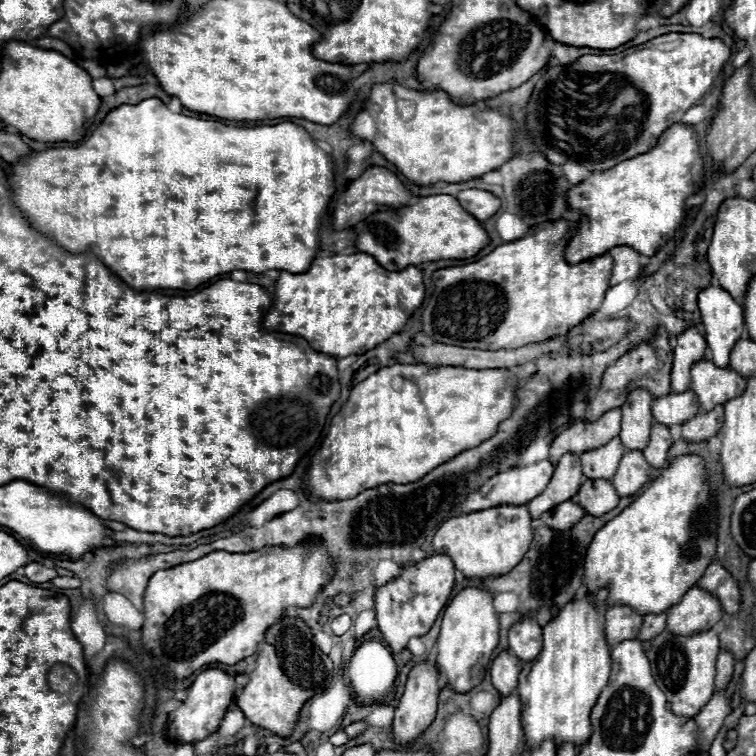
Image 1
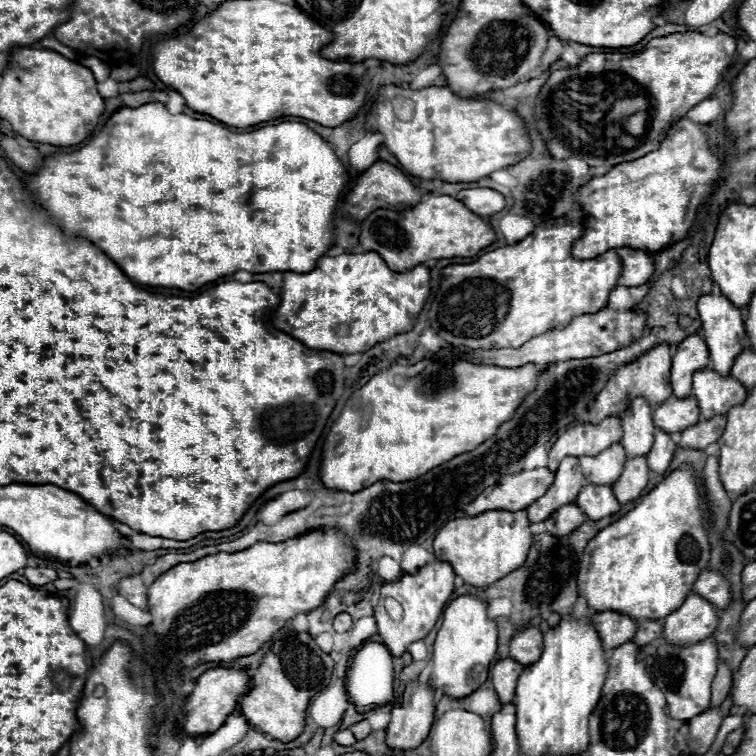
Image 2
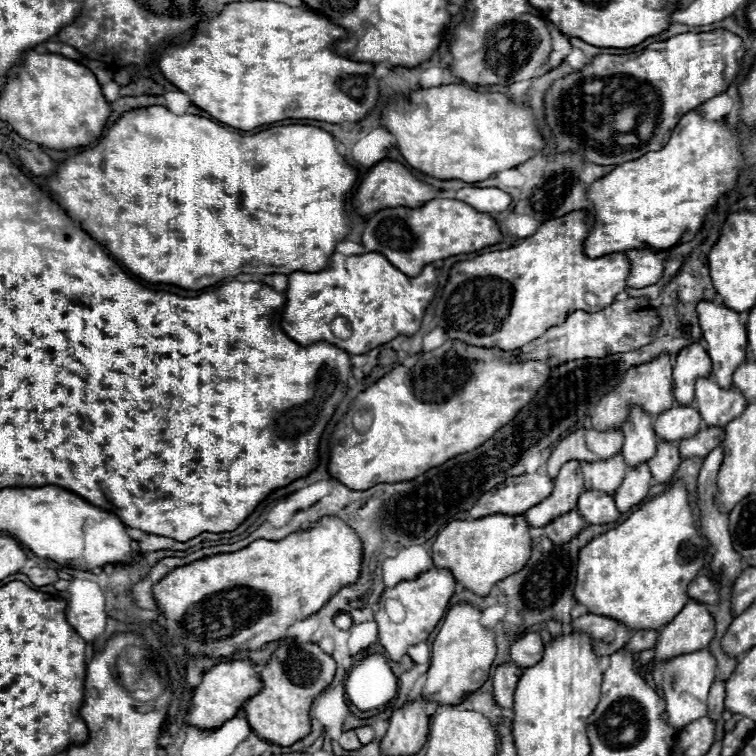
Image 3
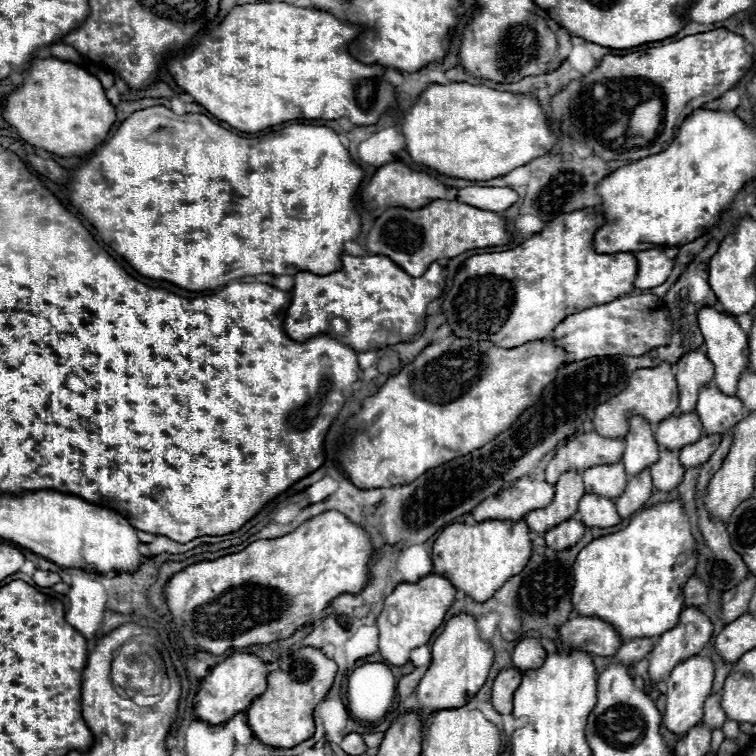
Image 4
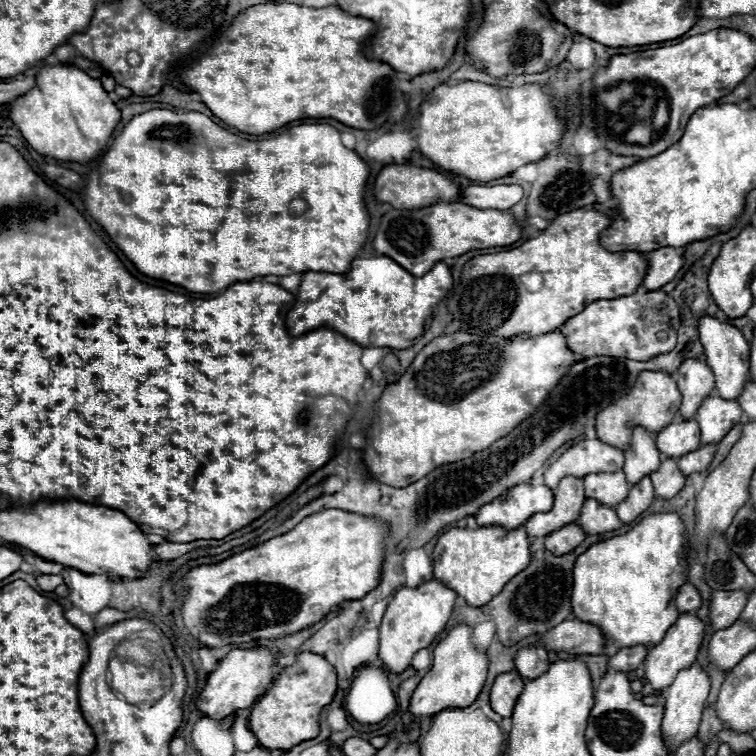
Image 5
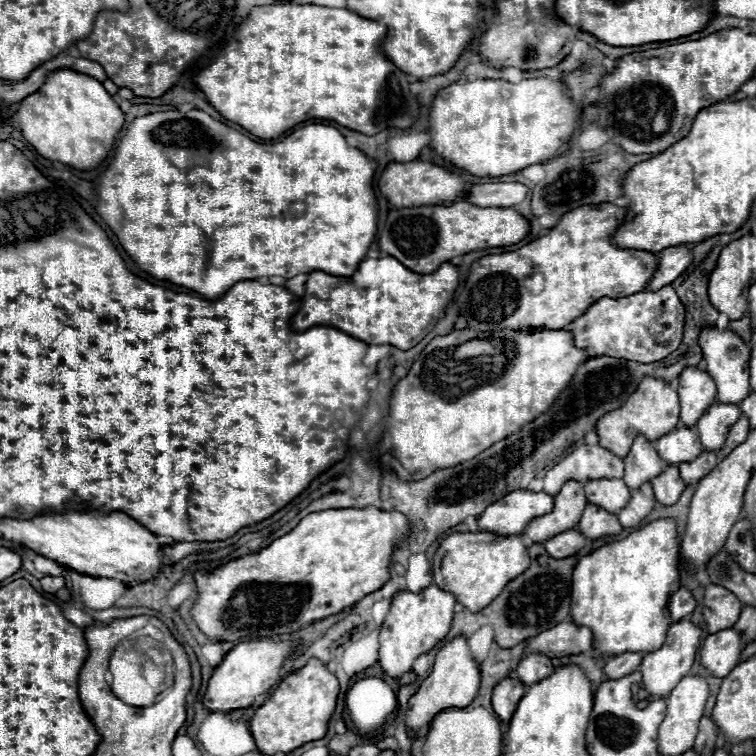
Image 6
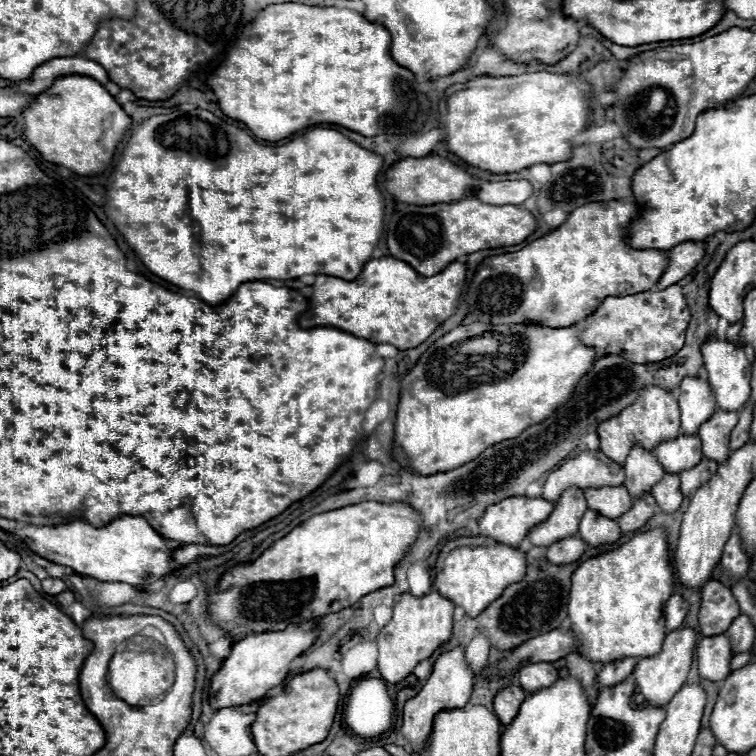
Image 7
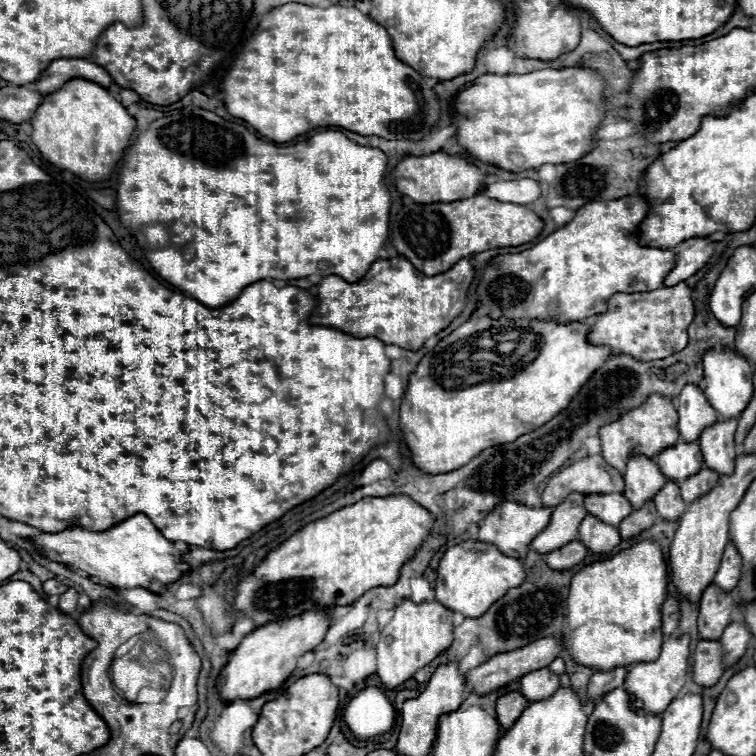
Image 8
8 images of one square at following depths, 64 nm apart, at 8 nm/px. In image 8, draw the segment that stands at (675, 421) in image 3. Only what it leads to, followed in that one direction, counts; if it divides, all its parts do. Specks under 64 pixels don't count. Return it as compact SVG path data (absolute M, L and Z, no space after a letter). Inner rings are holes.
M680 442L672 448L666 448L658 456L654 456L654 462L658 464L660 472L676 484L694 476L704 466L702 452L700 452L700 446L696 442L692 442L692 444Z

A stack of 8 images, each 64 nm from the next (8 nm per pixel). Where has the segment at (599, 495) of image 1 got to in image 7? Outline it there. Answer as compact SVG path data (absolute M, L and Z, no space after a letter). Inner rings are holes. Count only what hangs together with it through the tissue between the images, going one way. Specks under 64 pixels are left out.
M592 510L584 514L584 522L580 522L580 530L578 530L578 536L594 548L618 542L620 534L622 532L614 520L608 520Z

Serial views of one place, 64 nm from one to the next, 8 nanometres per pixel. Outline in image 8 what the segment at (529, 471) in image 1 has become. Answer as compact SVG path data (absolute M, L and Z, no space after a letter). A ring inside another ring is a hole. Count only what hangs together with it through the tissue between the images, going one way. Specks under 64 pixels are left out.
M504 502L498 504L482 522L480 522L480 534L478 540L480 542L488 542L494 544L504 556L512 556L512 558L526 558L526 550L532 542L532 536L536 536L536 532L542 532L548 526L548 516L552 516L550 508L526 508L524 504L516 504L516 502Z

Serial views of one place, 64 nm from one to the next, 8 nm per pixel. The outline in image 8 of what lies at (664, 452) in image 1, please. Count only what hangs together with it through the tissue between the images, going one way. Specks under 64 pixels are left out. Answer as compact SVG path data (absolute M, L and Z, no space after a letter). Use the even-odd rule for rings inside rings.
M666 482L666 486L654 496L654 504L660 518L666 522L680 520L680 516L686 512L686 504L680 496L680 486L676 482Z

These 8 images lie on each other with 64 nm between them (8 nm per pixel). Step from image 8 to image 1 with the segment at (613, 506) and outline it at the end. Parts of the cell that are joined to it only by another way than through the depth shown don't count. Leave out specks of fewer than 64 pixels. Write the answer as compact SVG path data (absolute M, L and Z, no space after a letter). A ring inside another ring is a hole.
M612 438L606 446L580 454L582 472L590 480L600 480L600 478L612 480L622 456L624 456L624 446L620 438Z

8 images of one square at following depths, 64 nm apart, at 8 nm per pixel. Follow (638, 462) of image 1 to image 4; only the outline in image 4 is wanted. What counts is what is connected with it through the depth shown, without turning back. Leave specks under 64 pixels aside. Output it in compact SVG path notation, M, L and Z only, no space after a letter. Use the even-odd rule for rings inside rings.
M644 470L640 476L628 476L628 484L624 494L616 500L616 510L622 518L634 516L648 502L652 494L652 478L650 472Z

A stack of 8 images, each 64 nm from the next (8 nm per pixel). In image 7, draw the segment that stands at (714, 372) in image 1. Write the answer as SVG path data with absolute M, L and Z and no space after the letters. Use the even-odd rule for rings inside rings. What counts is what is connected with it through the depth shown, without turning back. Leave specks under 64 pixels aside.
M718 410L708 422L698 430L702 440L702 452L708 460L724 464L730 458L730 432L738 424L736 412Z

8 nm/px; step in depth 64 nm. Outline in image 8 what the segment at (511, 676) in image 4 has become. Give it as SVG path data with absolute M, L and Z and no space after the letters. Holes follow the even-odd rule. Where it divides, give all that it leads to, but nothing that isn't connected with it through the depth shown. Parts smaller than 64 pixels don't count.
M510 692L496 702L496 712L498 712L498 722L508 730L524 712L528 706L528 700L520 692Z

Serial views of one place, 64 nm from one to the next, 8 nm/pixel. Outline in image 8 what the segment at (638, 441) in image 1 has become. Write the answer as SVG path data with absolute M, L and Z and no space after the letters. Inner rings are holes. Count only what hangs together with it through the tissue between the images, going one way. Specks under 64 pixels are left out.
M632 456L632 460L628 460L624 480L626 480L624 496L634 508L642 508L666 484L660 468L656 468L654 460L646 456Z

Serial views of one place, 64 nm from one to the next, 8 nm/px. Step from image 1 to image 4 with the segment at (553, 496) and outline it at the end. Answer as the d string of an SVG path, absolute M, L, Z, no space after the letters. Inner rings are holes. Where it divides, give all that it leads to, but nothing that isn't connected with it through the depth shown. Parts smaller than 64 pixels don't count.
M566 472L556 482L556 494L550 506L542 510L532 510L526 514L526 524L532 532L544 534L548 528L554 528L556 524L570 520L578 512L578 502L586 494L584 484L580 480L580 472Z

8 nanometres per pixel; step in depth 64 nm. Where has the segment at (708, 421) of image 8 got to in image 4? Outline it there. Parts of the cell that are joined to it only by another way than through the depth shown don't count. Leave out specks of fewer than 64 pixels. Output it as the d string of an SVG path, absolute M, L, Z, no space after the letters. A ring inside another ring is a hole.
M700 350L690 352L676 364L676 380L680 390L680 412L692 412L696 408L698 394L704 386L710 386L714 378L714 366Z

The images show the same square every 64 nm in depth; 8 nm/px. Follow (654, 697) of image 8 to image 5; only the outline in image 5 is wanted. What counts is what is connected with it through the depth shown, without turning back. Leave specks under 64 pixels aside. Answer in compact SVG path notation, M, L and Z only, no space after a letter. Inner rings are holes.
M690 612L690 614L680 616L680 618L672 624L672 628L666 632L664 640L662 640L658 646L654 646L654 648L648 650L648 654L646 654L646 664L644 664L644 672L646 672L644 680L652 686L654 692L664 692L664 690L672 684L672 680L676 678L676 674L678 674L680 670L686 670L686 668L690 668L690 666L696 662L696 656L698 656L698 650L700 650L700 646L702 646L704 636L706 636L706 624L704 624L702 620L698 620L698 618Z

